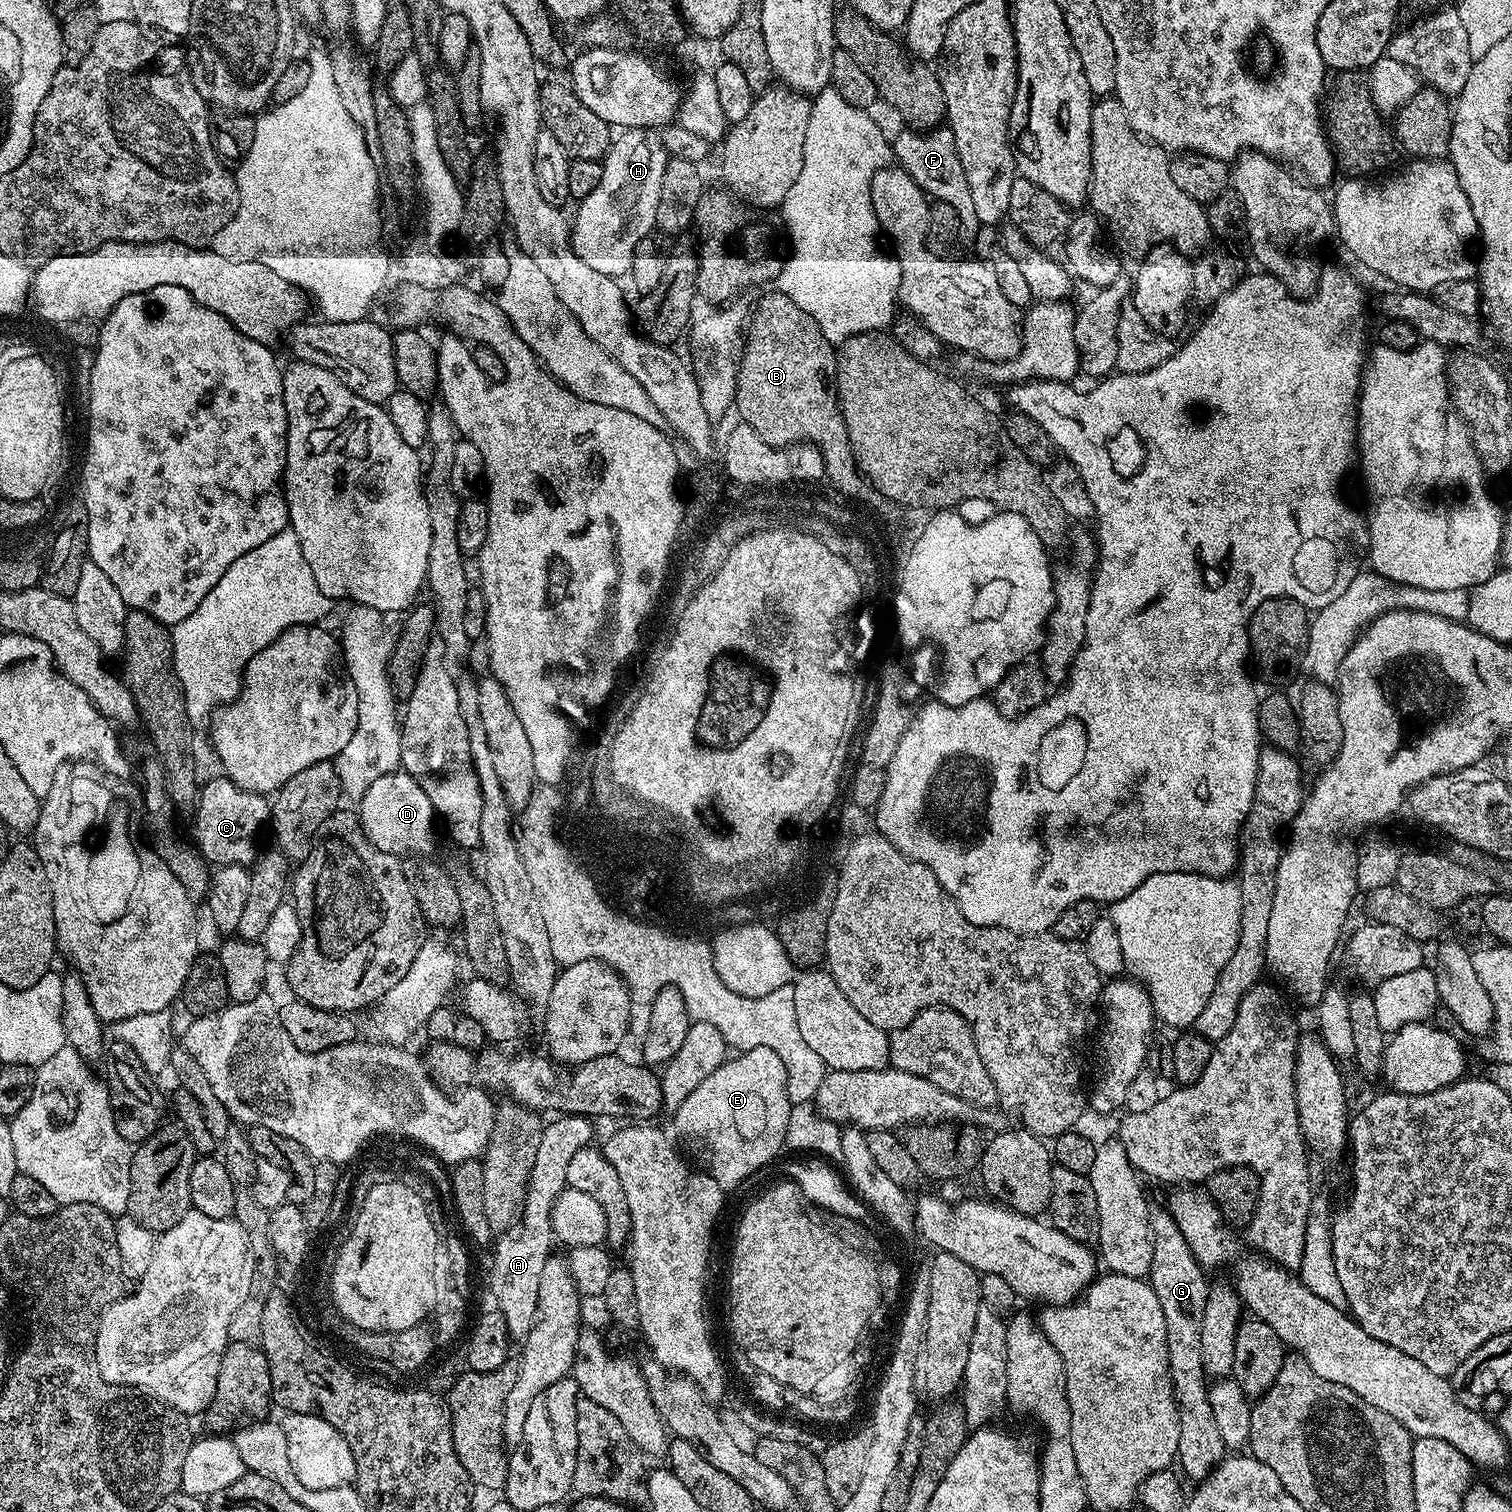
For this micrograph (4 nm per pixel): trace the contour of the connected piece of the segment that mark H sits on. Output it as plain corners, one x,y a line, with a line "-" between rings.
629,128
627,130
621,131
619,135
613,139
612,147
609,148
607,154
604,155
604,159
602,161
604,169
602,170
602,182
598,182
598,186
594,186
594,190
590,190
590,194
586,194
586,198
584,200
579,201
578,207
580,208
576,212
576,224
574,220
574,227
570,232
570,239
572,242
572,248
578,254
578,258
582,258
582,262
586,262
586,266
590,266
593,270
598,270
598,274
602,274
603,276
611,276
613,278
624,278
631,273
632,263
634,262
634,250
638,246
638,242
642,242
643,240
649,239
653,235
654,229
656,228
656,211
658,210
658,193
662,191
662,170
666,170
666,162
670,159
668,152
662,146
662,142
660,141
659,135
655,131
649,130
647,128

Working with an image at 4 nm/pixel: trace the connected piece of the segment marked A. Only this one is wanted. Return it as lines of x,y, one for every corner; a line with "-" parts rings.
560,1114
556,1120
545,1123
538,1154
534,1154
534,1166
530,1170
528,1189
524,1195
524,1207
511,1228
501,1231
495,1241
492,1252
492,1269
486,1272
486,1288
492,1291
496,1299
495,1307
506,1318
509,1337
513,1341
523,1341
530,1334
536,1321
538,1306
538,1282
542,1275
542,1266
546,1266
553,1251
552,1207
558,1194
566,1187
566,1169
570,1166
578,1150
589,1147
592,1140
593,1121
586,1116

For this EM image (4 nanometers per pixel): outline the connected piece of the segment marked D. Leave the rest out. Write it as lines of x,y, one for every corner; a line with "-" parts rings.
397,770
390,774
382,774
370,785
370,790
359,797
358,815
364,827
366,838
378,846
378,850
386,850
393,854
428,854
432,848
432,820
434,813
430,798
426,798
426,790
418,786
418,782
408,772

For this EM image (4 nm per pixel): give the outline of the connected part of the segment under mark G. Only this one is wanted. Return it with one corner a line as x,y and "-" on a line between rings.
1153,1207
1148,1213
1154,1246
1150,1283
1154,1294
1158,1294
1158,1302
1162,1305
1162,1314
1166,1318
1168,1373
1172,1379
1172,1391
1176,1394
1180,1423
1176,1451
1178,1464
1184,1467
1185,1477
1188,1475
1193,1482
1201,1482
1226,1456
1222,1434
1218,1434
1214,1410
1210,1407
1210,1380
1204,1370
1202,1354
1202,1314
1208,1301
1210,1281
1204,1277
1207,1276
1205,1269
1194,1258
1186,1238
1182,1238
1182,1230
1178,1230
1172,1213
1160,1208

